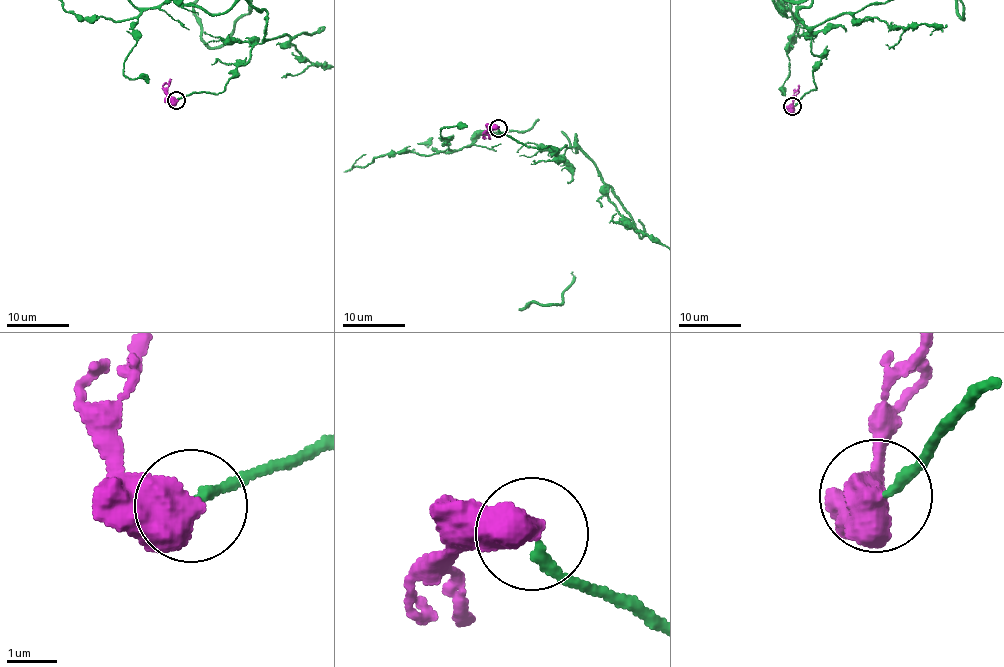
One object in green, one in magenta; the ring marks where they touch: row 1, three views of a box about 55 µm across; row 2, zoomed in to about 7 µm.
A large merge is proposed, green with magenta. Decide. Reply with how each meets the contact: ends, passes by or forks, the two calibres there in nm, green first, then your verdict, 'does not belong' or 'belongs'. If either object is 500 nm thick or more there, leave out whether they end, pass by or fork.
calibres 200 and 700 nm; belongs

